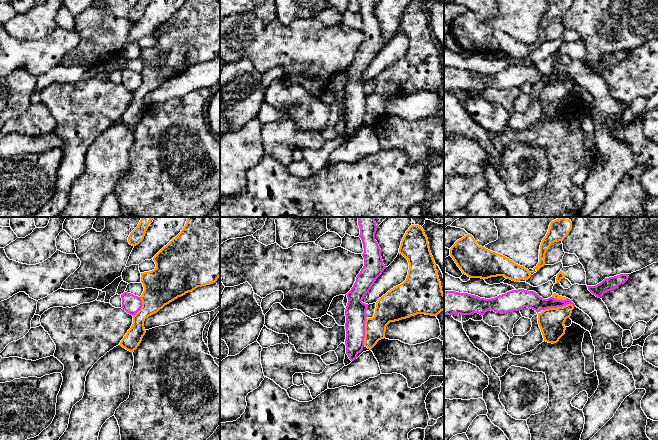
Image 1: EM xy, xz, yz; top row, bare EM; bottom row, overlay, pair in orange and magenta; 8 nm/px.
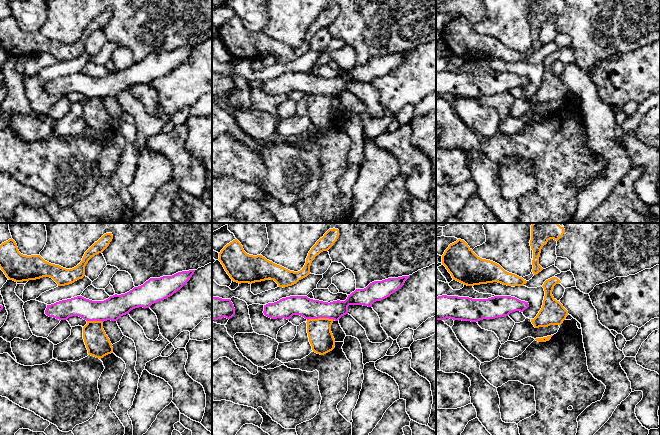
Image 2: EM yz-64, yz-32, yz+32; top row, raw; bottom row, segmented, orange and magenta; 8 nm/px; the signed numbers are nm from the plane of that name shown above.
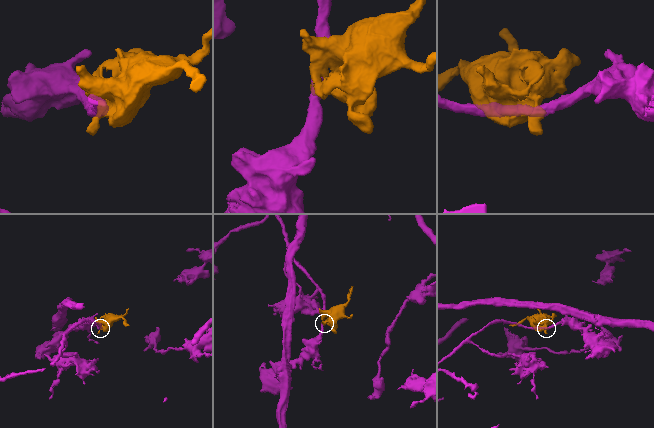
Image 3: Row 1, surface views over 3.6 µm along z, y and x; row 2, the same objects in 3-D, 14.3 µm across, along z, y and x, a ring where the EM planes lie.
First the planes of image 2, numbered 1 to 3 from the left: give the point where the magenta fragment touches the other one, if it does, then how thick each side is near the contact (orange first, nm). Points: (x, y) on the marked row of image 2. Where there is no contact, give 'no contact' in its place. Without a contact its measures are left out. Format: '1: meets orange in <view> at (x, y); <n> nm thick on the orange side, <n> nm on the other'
1: meets orange in yz-64 at (95, 321); 200 nm thick on the orange side, 180 nm on the other
2: meets orange in yz-32 at (320, 318); 190 nm thick on the orange side, 160 nm on the other
3: no contact

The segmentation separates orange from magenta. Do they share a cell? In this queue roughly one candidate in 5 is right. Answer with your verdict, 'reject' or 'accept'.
reject

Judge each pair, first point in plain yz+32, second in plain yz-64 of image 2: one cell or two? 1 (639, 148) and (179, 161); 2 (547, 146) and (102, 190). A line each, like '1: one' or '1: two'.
1: one
2: one

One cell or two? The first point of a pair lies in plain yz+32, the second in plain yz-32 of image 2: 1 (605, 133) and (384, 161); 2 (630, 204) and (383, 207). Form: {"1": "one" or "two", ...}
{"1": "one", "2": "one"}

